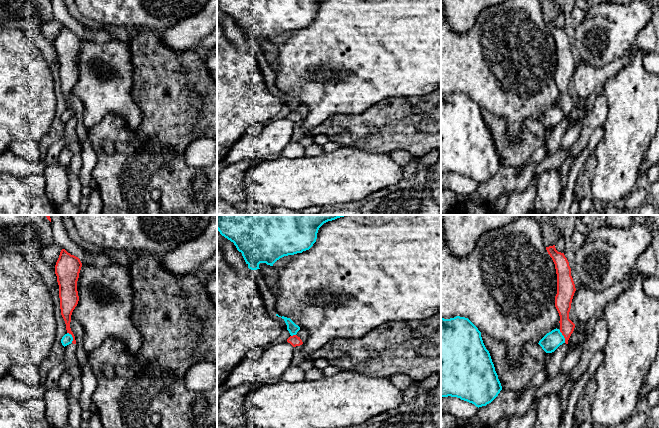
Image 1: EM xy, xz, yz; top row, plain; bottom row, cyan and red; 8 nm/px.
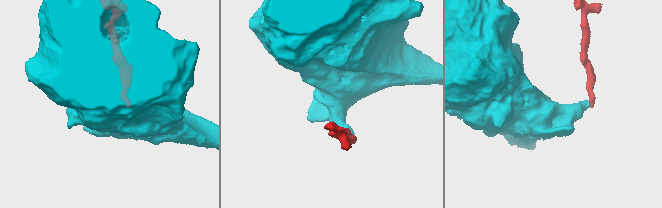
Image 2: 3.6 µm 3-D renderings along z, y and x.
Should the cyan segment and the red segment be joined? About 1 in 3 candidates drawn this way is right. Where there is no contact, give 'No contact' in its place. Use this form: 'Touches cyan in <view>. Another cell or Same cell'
Touches cyan in yz. Another cell

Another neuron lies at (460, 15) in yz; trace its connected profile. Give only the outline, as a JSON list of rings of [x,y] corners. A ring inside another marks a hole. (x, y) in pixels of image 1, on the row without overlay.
[[[441,0],[442,15],[452,31],[462,34],[474,26],[484,9],[503,2],[504,0]]]

